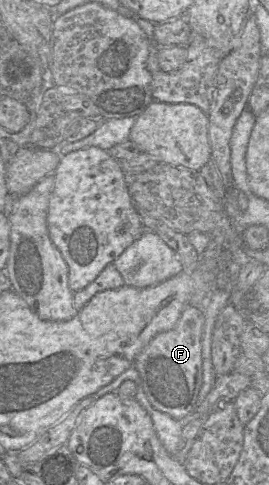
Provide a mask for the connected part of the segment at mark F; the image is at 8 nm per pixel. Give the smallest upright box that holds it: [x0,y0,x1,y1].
[134,306,204,420]

